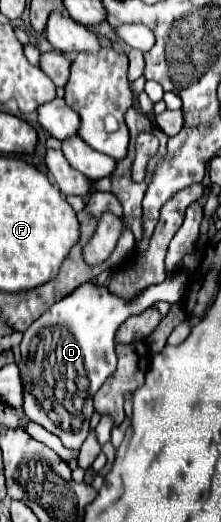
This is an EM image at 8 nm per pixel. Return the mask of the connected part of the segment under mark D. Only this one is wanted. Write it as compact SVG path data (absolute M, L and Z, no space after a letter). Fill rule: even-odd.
M175 271L175 273L171 273L163 283L159 283L159 285L149 285L145 291L141 291L141 293L137 293L135 297L130 301L125 301L123 297L119 297L119 295L113 295L113 293L109 293L109 289L105 287L105 285L93 285L91 281L89 283L83 283L83 285L79 285L79 289L75 289L71 295L67 295L67 297L63 297L61 301L57 301L55 305L51 305L51 309L47 309L25 333L23 333L23 341L21 341L21 363L19 363L19 369L21 369L21 377L23 377L23 385L25 385L25 403L23 403L23 411L27 413L27 417L31 419L31 421L35 421L35 423L39 423L39 425L43 425L49 433L53 433L53 435L57 435L61 441L63 441L63 445L67 447L67 449L73 449L73 451L79 451L81 449L81 443L87 439L87 433L89 433L89 417L91 417L91 411L93 411L93 407L91 405L83 405L83 393L87 393L85 397L85 401L91 401L91 397L97 393L97 389L105 383L105 379L109 377L109 375L113 375L113 371L115 371L115 367L117 367L117 357L115 357L115 341L113 341L113 335L115 335L115 331L119 329L119 325L125 321L125 319L129 319L131 315L139 315L139 313L143 313L145 309L151 307L153 303L157 303L157 301L167 301L167 303L177 303L181 297L183 297L183 289L185 289L185 281L187 281L187 275L183 273L183 271ZM71 405L83 405L81 409L79 409L79 413L81 413L81 417L83 417L83 421L81 421L81 427L79 429L69 429L69 431L65 431L65 429L61 429L61 425L71 425L71 413L75 413L75 409L71 409Z

